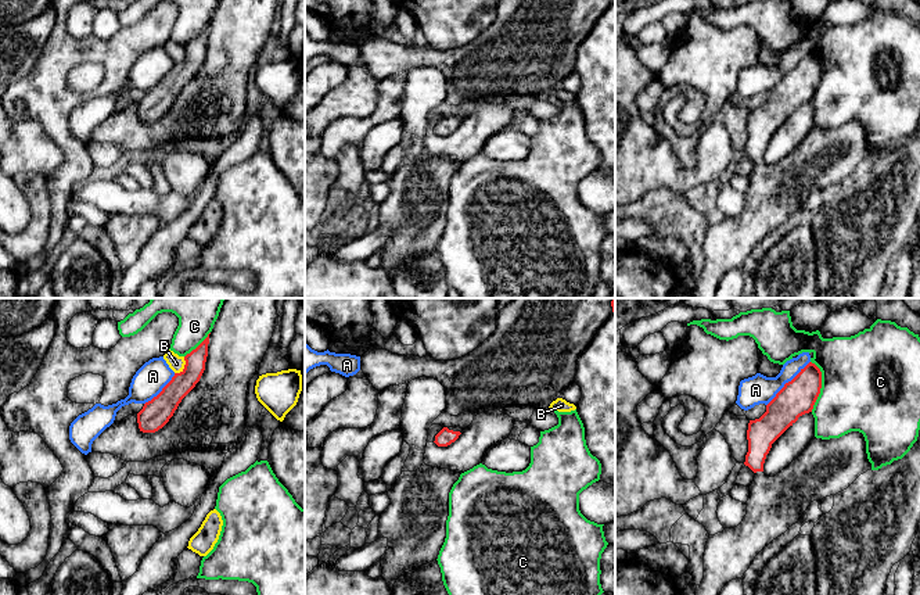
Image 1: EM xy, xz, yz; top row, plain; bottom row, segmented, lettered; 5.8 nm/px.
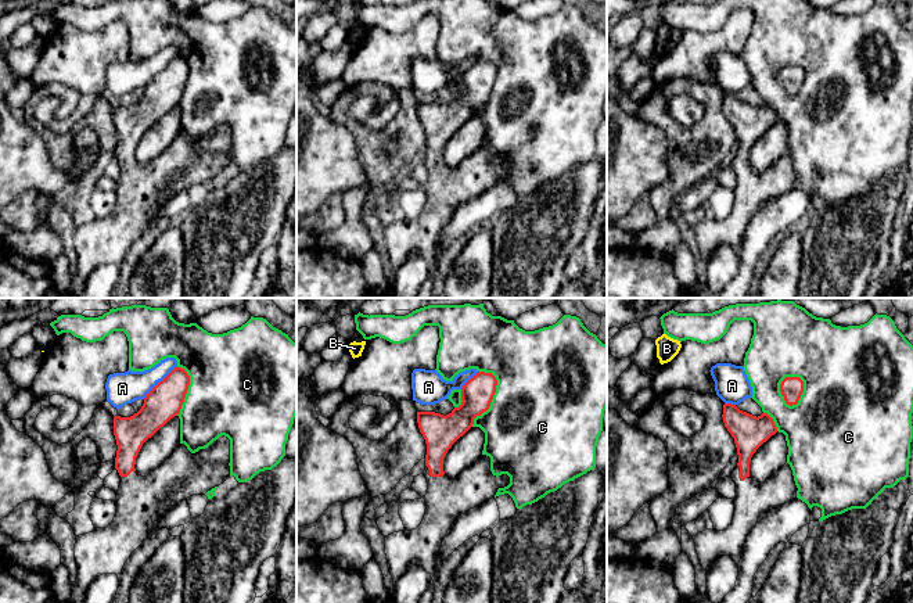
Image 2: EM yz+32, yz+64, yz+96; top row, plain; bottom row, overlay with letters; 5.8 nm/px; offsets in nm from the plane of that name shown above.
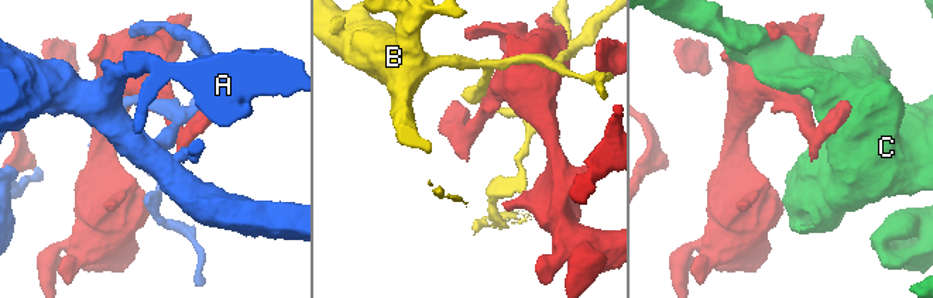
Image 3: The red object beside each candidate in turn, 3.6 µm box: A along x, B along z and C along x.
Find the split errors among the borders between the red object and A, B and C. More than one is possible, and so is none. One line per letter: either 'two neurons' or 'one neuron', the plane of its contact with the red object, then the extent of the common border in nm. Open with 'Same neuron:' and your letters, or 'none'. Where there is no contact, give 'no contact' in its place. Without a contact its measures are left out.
Same neuron: none
A: two neurons | yz | 360 nm
B: two neurons | xy | 120 nm
C: two neurons | yz | 300 nm

